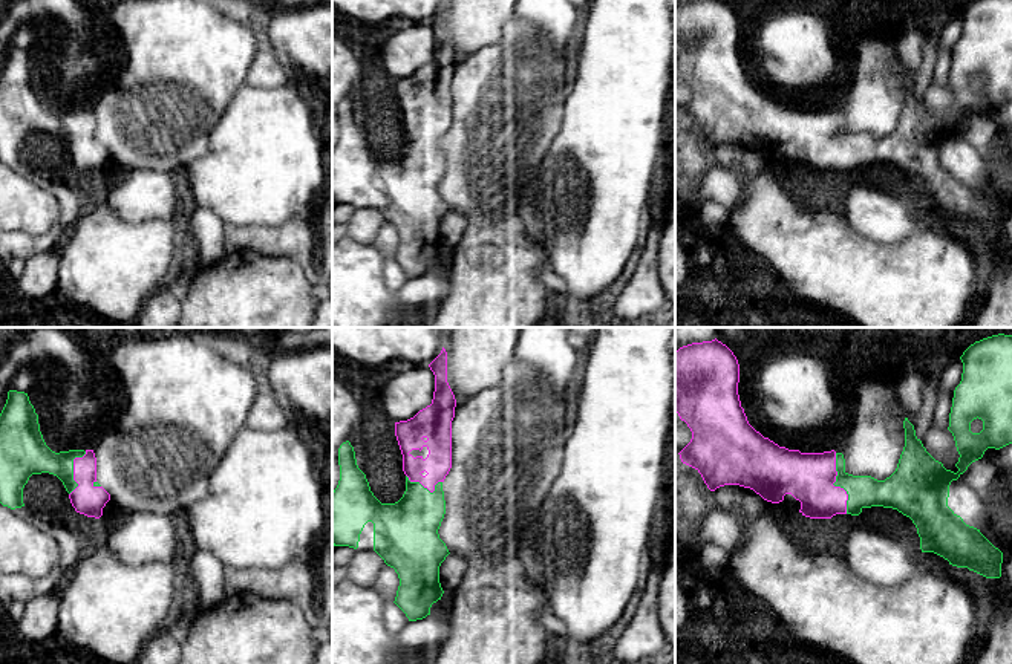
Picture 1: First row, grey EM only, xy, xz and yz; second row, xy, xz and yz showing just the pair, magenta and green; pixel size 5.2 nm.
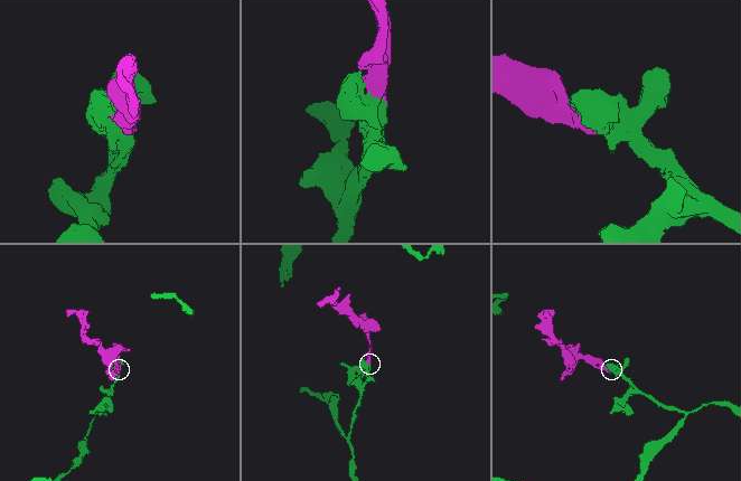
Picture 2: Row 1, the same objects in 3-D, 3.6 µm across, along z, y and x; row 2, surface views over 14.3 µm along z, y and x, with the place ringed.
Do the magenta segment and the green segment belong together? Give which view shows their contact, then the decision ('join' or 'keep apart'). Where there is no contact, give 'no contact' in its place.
yz | join

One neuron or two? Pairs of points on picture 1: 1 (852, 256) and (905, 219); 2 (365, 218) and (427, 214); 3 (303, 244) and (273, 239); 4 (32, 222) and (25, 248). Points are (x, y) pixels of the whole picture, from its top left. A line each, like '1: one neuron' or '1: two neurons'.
1: two neurons
2: two neurons
3: one neuron
4: two neurons

